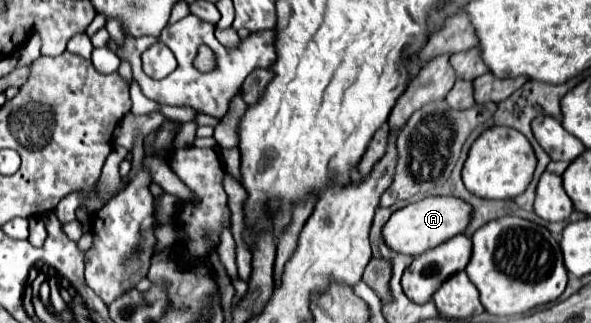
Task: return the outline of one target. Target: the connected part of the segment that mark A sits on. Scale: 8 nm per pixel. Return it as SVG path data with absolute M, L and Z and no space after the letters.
M428 196L414 204L408 204L402 210L396 210L382 228L382 236L394 252L420 256L422 252L446 242L448 238L462 234L470 224L470 216L472 216L470 204L456 196Z

